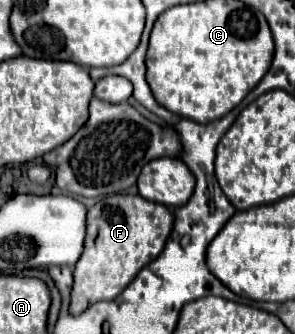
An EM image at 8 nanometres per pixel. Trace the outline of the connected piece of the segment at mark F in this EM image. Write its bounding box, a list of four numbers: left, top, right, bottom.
[70,194,174,314]

